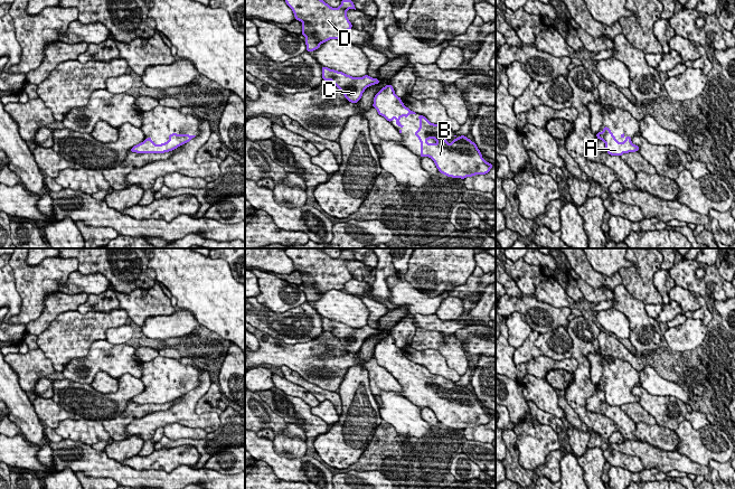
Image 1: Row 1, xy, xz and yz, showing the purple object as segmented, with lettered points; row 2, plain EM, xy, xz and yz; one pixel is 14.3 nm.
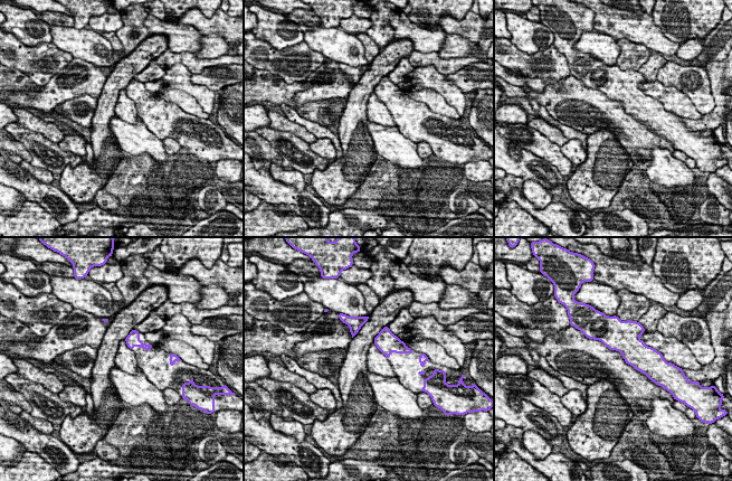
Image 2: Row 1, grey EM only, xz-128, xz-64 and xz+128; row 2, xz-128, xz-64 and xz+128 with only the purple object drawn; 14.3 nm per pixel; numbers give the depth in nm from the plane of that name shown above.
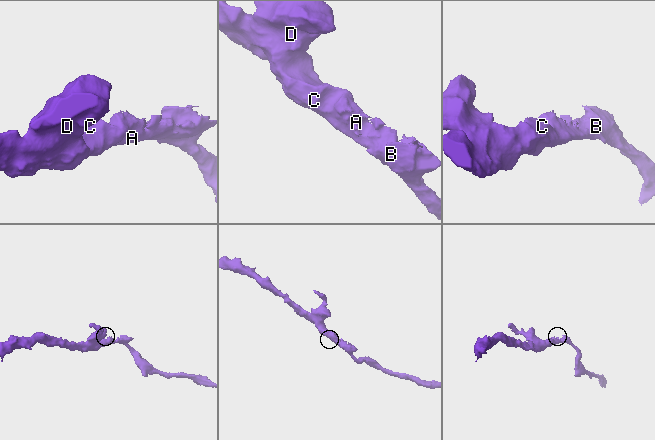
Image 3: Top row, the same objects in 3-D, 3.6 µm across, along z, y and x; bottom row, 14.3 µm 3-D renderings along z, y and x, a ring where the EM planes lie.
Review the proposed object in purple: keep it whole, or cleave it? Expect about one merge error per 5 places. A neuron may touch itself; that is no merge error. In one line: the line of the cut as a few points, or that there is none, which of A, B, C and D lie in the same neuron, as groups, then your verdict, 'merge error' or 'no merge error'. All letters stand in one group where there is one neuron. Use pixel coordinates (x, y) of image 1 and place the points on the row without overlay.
no cut | A B C D | no merge error

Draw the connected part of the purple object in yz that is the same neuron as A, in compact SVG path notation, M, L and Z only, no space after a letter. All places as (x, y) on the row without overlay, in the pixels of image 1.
M607 377L603 378L602 383L597 383L596 388L602 391L605 394L606 403L611 406L622 406L623 404L629 403L635 403L639 402L640 398L632 394L631 386L628 388L623 385L621 385L621 388L624 388L624 393L619 393L613 384L611 383L611 379Z

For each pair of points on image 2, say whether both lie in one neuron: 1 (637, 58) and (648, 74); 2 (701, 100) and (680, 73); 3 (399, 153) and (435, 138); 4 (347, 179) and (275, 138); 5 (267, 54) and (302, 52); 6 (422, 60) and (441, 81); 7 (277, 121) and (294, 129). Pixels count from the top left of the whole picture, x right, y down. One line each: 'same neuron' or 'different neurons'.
1: different neurons
2: same neuron
3: different neurons
4: different neurons
5: same neuron
6: different neurons
7: same neuron

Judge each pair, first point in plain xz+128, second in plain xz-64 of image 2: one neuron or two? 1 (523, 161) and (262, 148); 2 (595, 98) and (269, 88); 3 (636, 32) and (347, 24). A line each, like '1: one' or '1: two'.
1: one
2: one
3: two

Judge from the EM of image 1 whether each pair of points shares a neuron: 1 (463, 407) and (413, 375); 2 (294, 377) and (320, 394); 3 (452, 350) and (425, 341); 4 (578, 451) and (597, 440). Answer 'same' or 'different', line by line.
1: same
2: same
3: same
4: different

